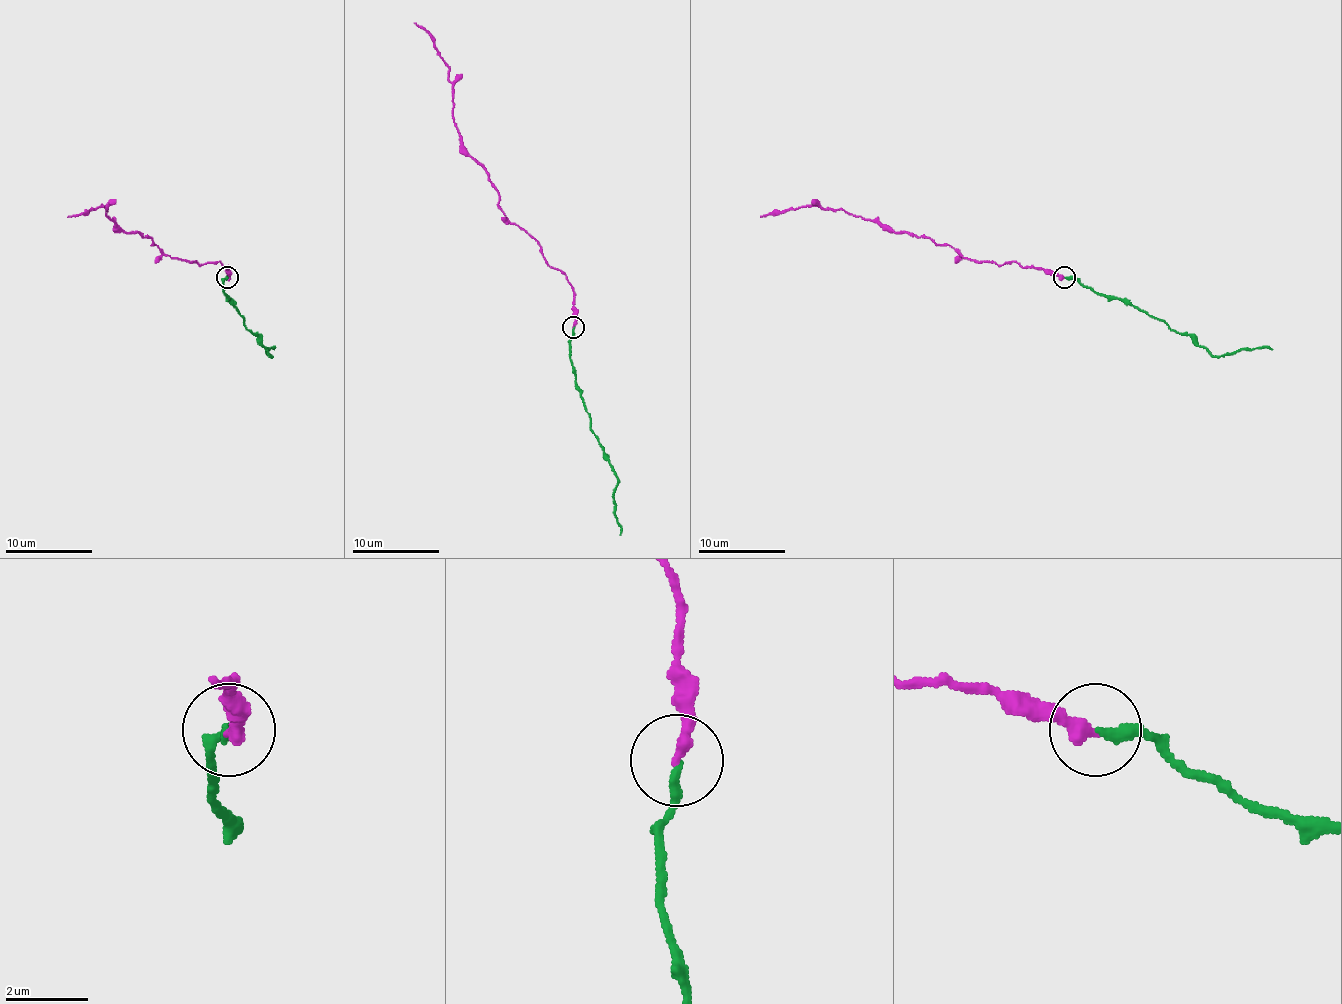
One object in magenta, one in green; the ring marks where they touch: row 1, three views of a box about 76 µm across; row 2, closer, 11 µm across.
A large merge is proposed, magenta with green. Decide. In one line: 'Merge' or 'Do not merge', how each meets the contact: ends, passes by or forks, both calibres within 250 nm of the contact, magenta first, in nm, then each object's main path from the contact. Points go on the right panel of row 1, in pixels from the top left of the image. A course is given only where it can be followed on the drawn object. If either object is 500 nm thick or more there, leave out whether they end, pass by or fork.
Merge. At the ring magenta ends. At the ring green ends. Thickness 320 nm (magenta) against 240 nm. Course of magenta: (1065, 277), (1017, 262), (977, 262), (922, 236), (894, 231), (842, 210), (804, 205), (761, 216). Course of green: (1065, 277), (1073, 277), (1095, 291), (1126, 299), (1172, 330), (1194, 339), (1213, 356), (1273, 350)

